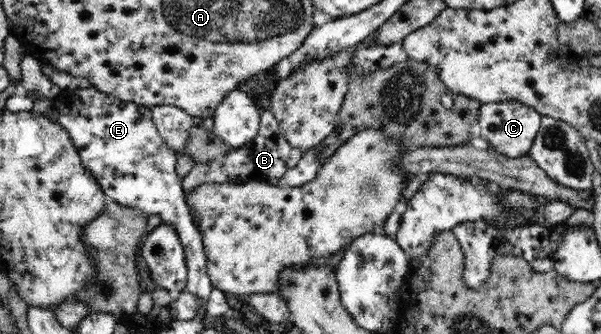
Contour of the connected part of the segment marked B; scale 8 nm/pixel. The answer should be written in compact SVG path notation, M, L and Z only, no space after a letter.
M264 109L260 114L259 131L255 139L246 143L242 148L238 147L221 158L211 160L209 163L194 165L191 171L181 179L181 185L185 196L198 188L200 184L231 184L248 183L251 181L262 181L276 185L284 176L286 170L290 170L303 155L303 151L294 148L282 134L278 119L272 115L271 109Z

